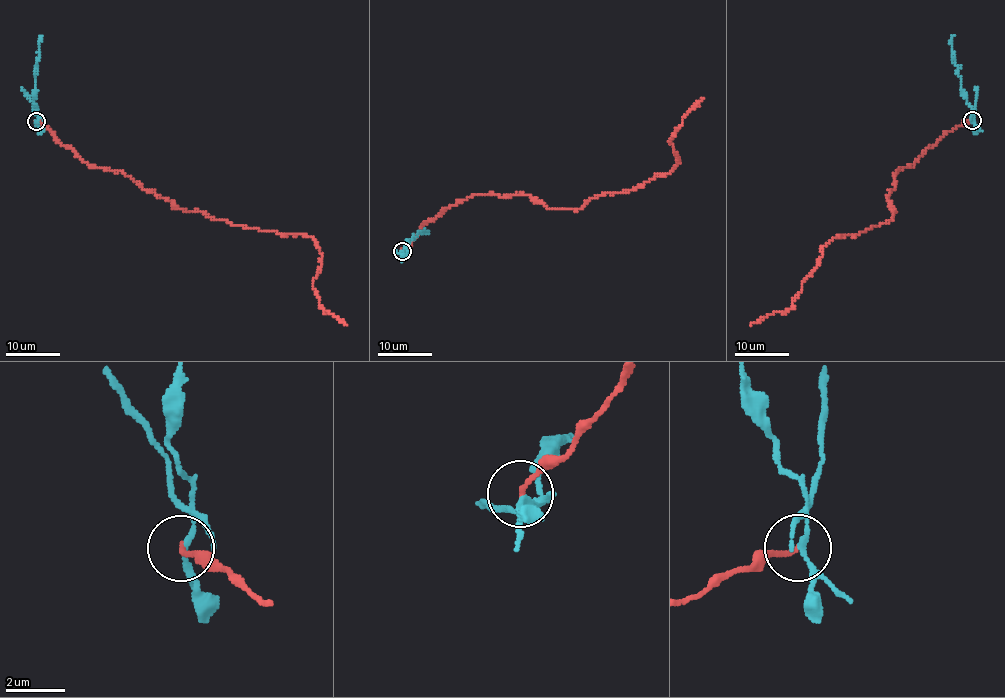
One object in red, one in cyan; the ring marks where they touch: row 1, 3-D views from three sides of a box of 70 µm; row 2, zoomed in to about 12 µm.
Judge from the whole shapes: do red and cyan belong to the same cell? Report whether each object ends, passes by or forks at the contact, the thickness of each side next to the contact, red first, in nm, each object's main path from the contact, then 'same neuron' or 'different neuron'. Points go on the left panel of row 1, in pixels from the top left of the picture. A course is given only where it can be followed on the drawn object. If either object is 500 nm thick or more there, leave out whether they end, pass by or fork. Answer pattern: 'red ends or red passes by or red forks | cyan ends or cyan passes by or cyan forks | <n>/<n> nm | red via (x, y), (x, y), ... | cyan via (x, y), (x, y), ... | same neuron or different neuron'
red ends | cyan passes by | 160/180 nm | red via (35, 121), (88, 164), (122, 171), (181, 209), (312, 237), (321, 254), (312, 282), (318, 303), (346, 324) | cyan via (36, 121), (39, 35) | different neuron

